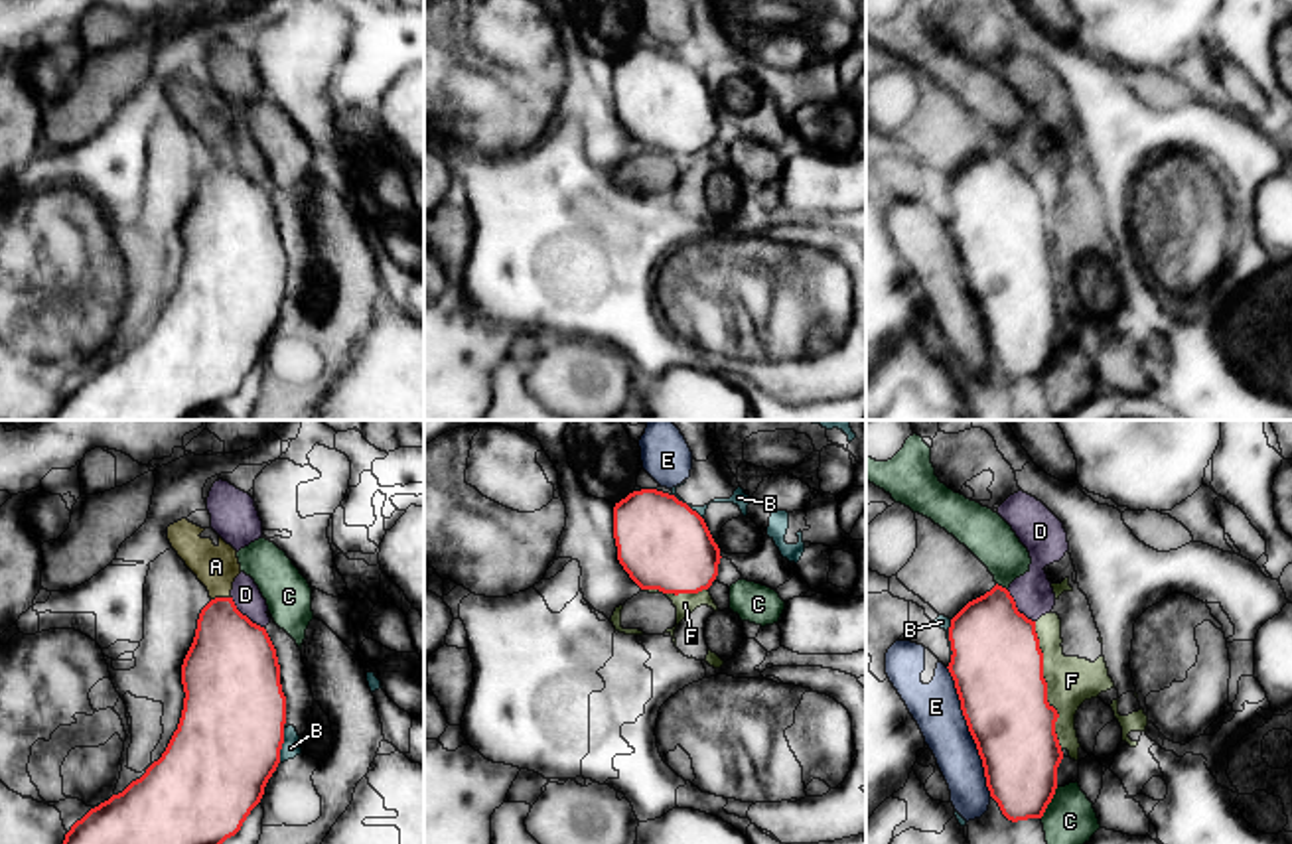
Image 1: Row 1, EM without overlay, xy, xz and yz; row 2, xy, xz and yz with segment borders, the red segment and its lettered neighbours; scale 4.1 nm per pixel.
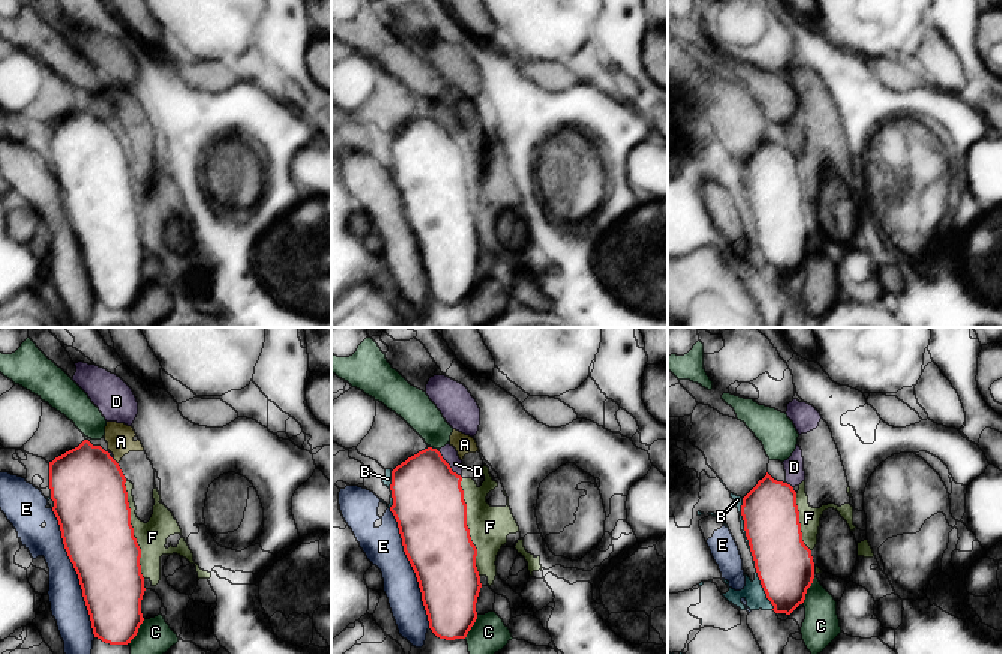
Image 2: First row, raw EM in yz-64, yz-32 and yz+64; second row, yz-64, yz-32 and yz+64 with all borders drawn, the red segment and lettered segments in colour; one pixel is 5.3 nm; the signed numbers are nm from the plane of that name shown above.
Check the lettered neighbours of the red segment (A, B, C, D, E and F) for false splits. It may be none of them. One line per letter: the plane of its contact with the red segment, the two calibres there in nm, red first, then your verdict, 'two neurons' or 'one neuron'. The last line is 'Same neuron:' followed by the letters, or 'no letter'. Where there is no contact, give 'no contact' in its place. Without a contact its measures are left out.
A: contact in xy; calibres 340 and 180 nm; two neurons
B: contact in xy; calibres 440 and 80 nm; two neurons
C: contact in yz; calibres 320 and 220 nm; two neurons
D: contact in xy; calibres 400 and 120 nm; two neurons
E: contact in yz; calibres 360 and 200 nm; two neurons
F: contact in yz; calibres 380 and 200 nm; two neurons
Same neuron: no letter

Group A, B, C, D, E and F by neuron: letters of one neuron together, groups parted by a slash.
A / B / C / D F / E

